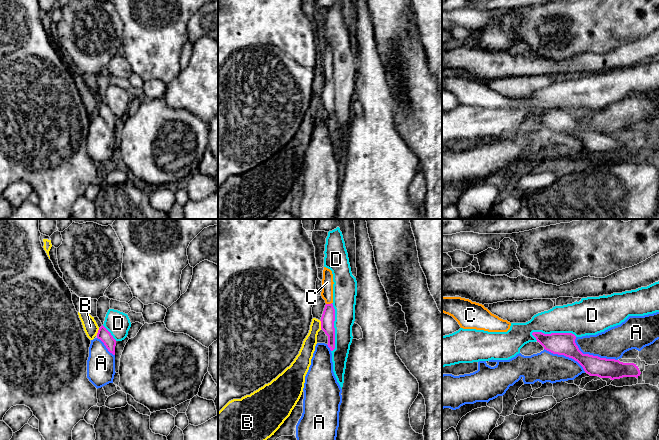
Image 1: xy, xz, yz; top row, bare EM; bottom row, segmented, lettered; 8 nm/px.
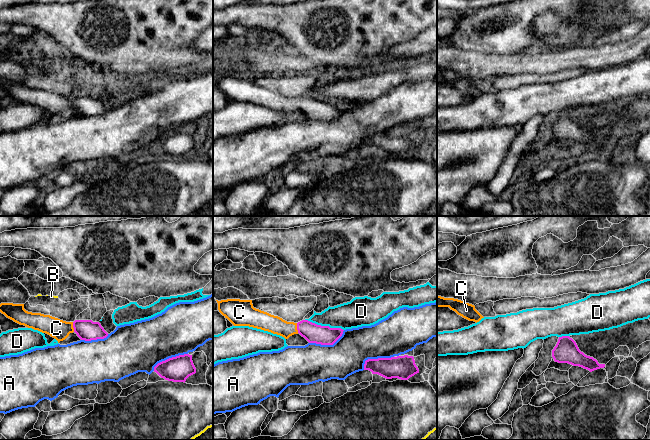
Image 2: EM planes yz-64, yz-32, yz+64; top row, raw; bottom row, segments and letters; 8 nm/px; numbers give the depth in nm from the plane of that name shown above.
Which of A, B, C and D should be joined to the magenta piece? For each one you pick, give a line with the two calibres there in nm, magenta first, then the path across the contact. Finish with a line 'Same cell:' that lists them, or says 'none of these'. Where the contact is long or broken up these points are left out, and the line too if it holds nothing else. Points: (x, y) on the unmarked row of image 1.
C: Thickness 110 nm (magenta) against 100 nm. Path across: xz (327, 96), (328, 80), (327, 58)
Same cell: C

